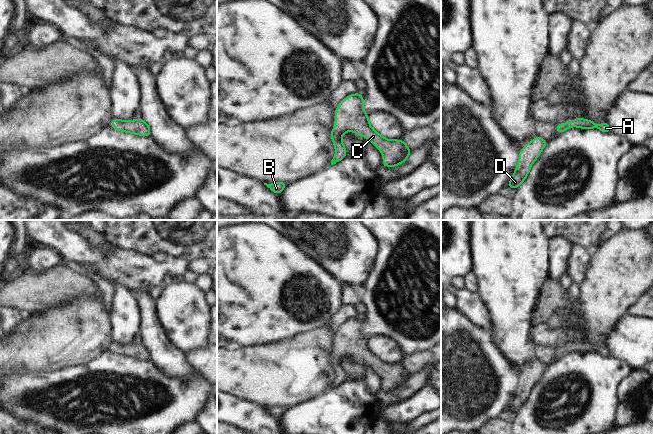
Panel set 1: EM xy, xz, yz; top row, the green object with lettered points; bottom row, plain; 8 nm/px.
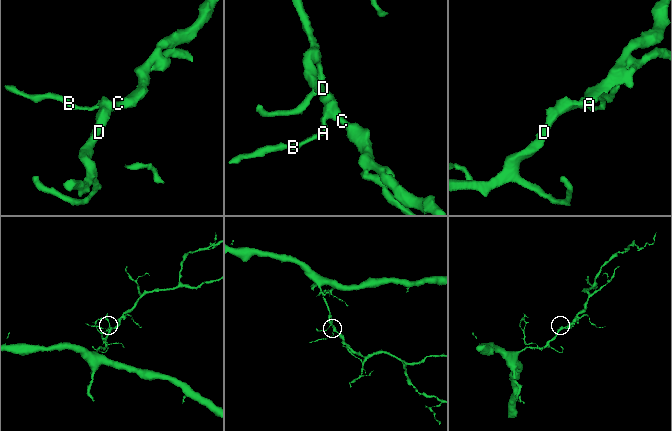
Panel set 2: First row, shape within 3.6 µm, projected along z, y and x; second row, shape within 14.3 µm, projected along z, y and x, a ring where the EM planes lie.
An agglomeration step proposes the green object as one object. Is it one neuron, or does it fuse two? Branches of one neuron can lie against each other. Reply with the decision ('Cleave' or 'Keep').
Keep

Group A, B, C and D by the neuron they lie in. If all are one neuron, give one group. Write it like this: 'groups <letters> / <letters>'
groups A B C D

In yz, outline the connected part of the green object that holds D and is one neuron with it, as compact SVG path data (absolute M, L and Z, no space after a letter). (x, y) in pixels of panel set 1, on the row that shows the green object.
M537 135L533 141L528 142L523 149L519 151L519 162L511 180L507 184L508 188L519 188L520 184L527 178L533 162L539 157L541 151L548 143L549 142Z

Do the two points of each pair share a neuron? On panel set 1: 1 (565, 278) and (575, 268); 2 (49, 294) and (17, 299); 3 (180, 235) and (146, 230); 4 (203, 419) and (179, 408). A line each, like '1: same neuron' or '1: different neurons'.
1: different neurons
2: same neuron
3: same neuron
4: different neurons

